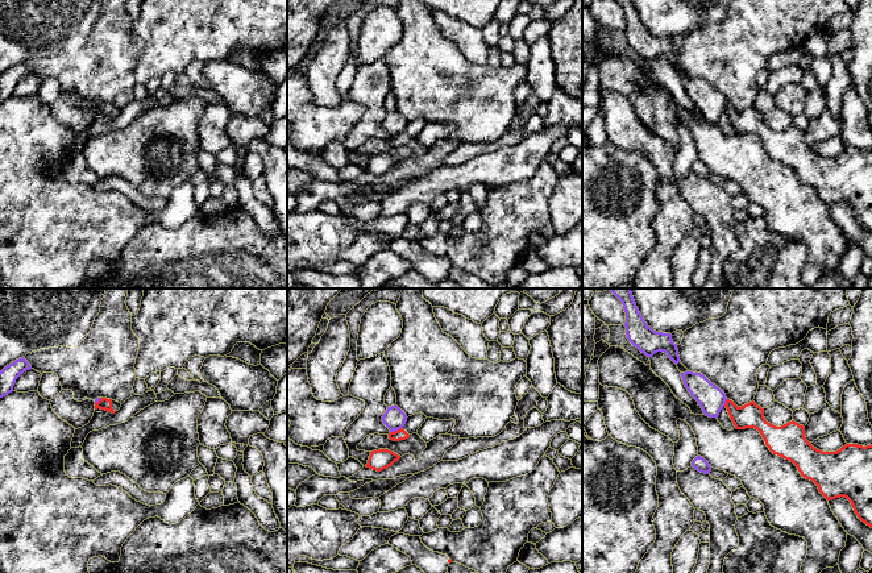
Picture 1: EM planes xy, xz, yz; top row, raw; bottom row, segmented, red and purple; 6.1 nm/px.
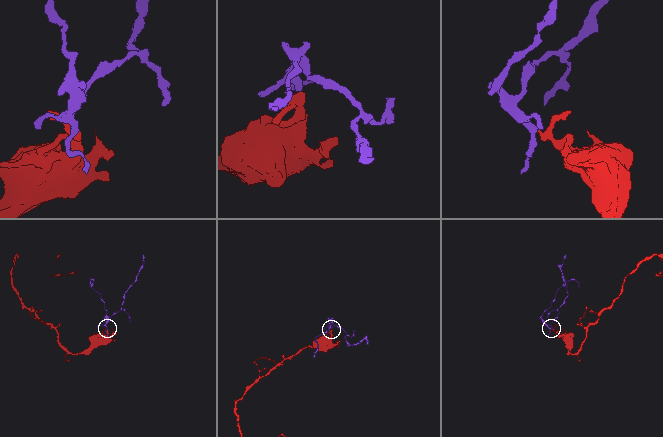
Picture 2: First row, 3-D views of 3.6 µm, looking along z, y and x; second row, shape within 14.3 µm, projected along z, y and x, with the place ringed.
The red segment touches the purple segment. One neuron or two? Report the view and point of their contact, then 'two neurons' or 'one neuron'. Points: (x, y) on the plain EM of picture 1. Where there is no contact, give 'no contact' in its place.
xz (395, 136) | two neurons

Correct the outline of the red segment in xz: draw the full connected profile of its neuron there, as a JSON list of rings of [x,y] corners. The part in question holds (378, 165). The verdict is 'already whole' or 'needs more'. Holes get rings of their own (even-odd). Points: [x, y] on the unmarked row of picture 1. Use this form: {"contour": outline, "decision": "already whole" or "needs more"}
{"contour": [[[378,154],[370,157],[366,173],[381,177],[391,171],[395,166],[398,166],[400,161],[389,155],[389,154]]], "decision": "already whole"}

